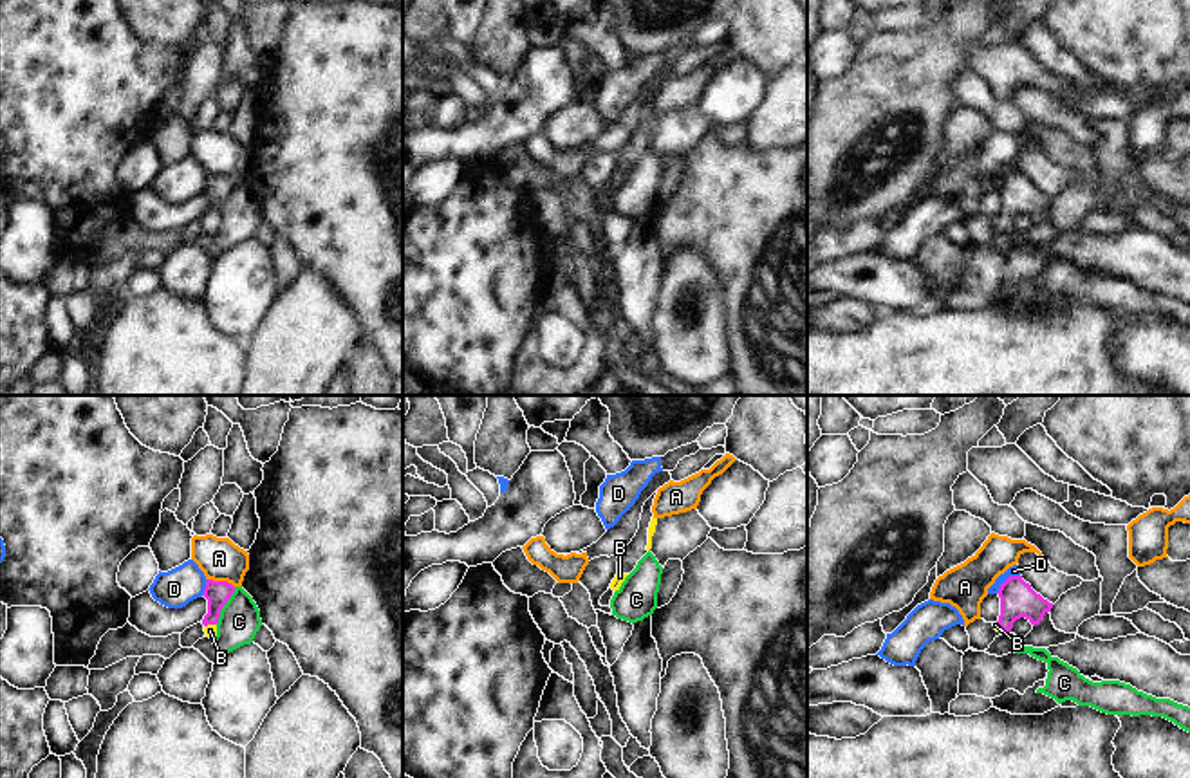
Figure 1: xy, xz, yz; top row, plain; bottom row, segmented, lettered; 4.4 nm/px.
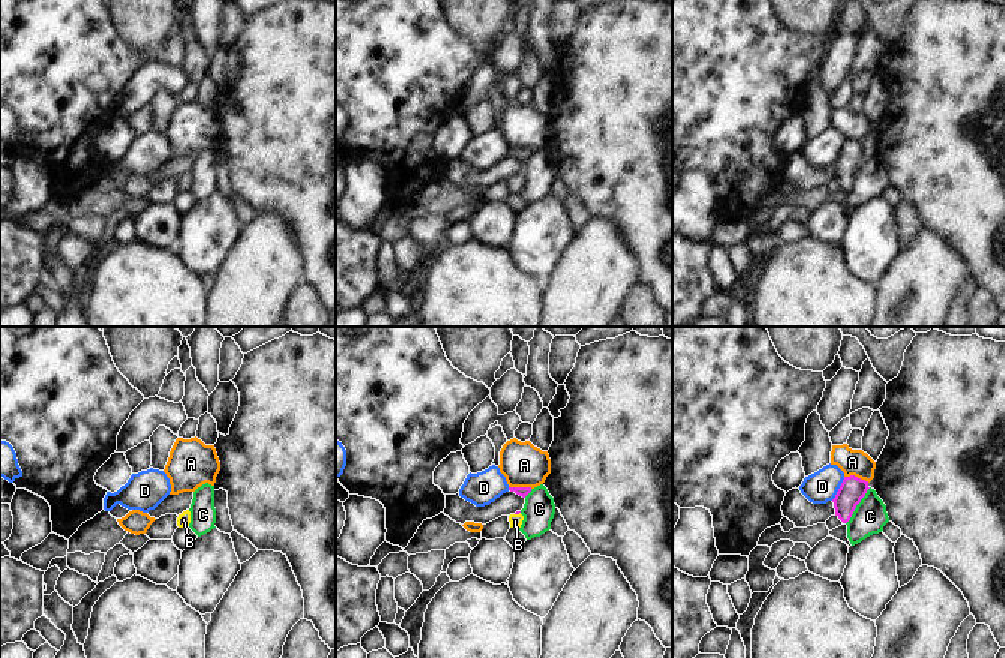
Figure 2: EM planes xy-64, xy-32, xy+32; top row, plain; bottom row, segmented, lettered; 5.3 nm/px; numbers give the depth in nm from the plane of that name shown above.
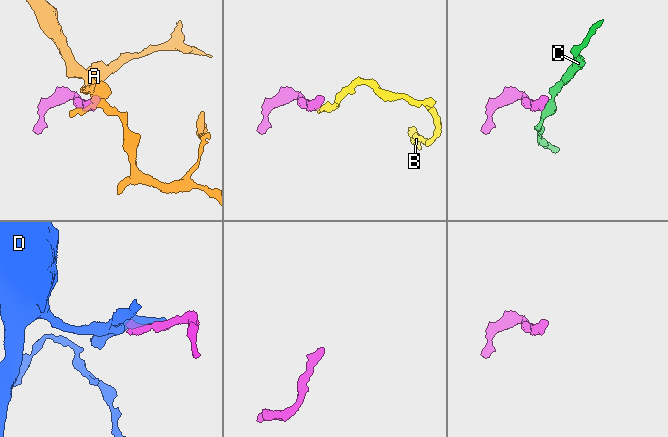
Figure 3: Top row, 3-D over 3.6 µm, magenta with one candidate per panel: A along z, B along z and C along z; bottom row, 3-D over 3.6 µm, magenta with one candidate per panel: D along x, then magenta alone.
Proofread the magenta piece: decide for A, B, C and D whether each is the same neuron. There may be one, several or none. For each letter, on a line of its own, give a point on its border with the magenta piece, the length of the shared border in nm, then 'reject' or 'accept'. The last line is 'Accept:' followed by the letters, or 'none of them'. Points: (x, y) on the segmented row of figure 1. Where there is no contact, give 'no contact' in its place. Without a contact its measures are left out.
A: meets magenta in xy at (221, 582); contact 130 nm long; reject
B: meets magenta in xy at (210, 623); contact 60 nm long; accept
C: meets magenta in xy at (224, 603); contact 190 nm long; reject
D: meets magenta in yz at (1006, 580); contact 140 nm long; reject
Accept: B

